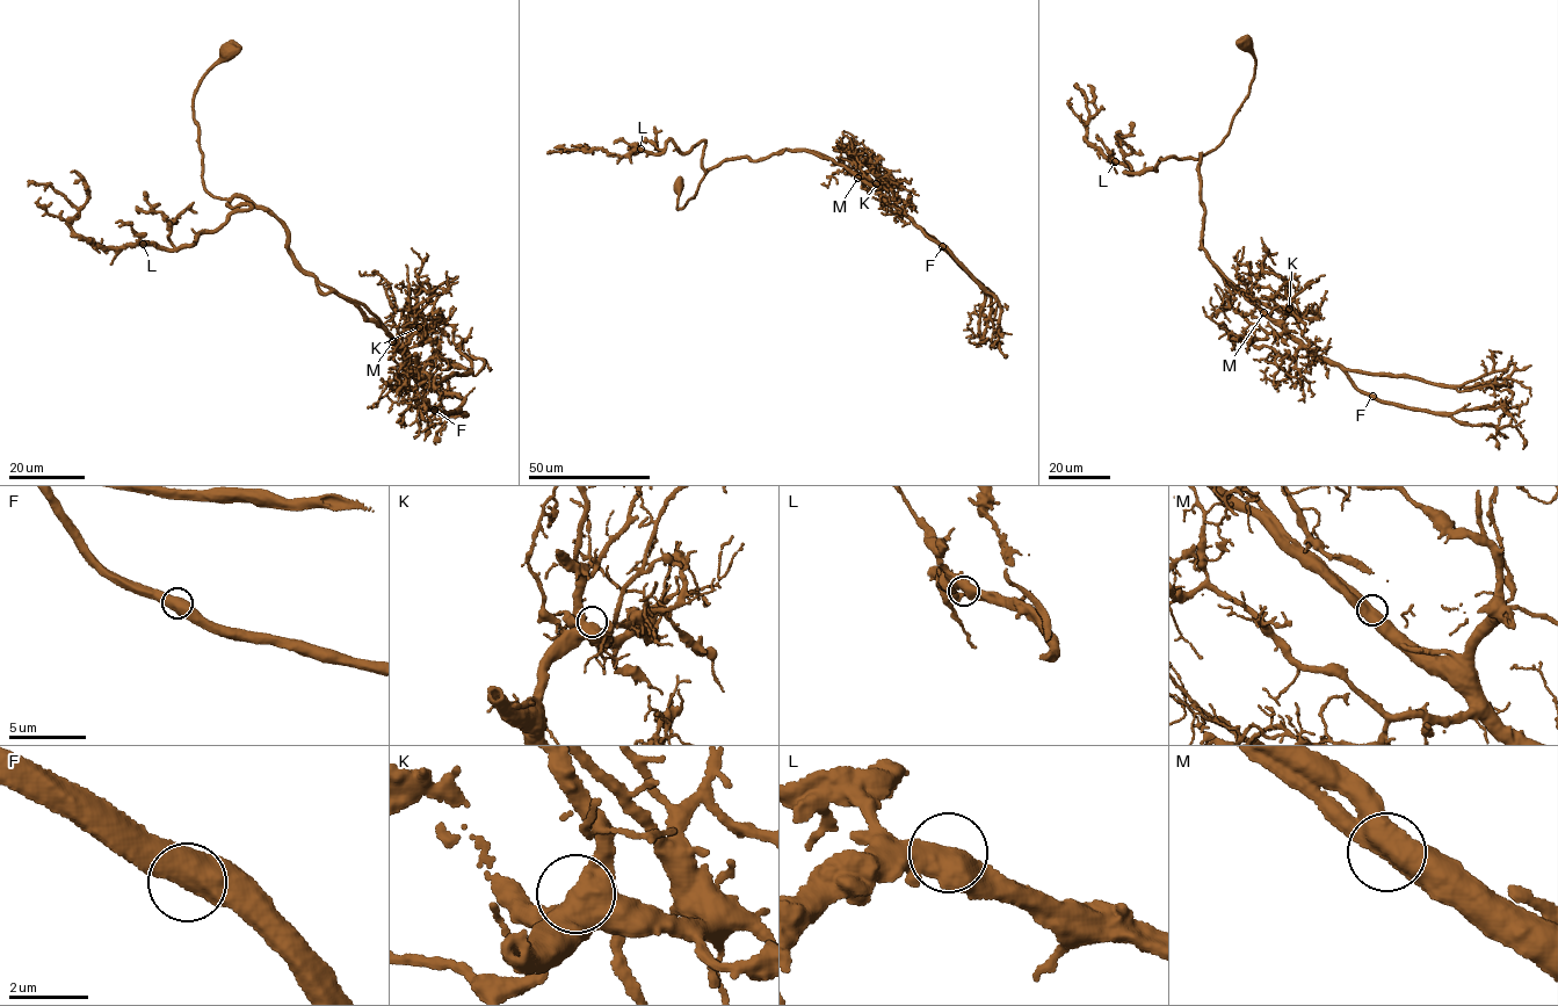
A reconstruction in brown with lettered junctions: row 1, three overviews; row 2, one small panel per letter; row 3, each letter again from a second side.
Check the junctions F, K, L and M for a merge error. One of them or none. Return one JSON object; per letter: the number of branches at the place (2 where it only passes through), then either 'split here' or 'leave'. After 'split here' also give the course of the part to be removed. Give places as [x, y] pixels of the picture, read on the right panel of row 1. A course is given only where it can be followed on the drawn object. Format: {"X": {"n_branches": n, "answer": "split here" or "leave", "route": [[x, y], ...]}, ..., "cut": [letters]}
{"F": {"n_branches": 2, "answer": "leave"}, "K": {"n_branches": 2, "answer": "leave"}, "L": {"n_branches": 2, "answer": "leave"}, "M": {"n_branches": 2, "answer": "leave"}, "cut": []}

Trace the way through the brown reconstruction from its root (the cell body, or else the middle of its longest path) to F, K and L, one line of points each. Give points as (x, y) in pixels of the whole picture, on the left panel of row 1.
F: (230, 51), (194, 96), (207, 192), (241, 196), (281, 223), (292, 260), (384, 326), (434, 410)
K: (230, 51), (194, 96), (207, 192), (266, 209), (284, 229), (292, 260), (353, 301), (399, 347), (419, 327)
L: (230, 51), (203, 77), (193, 117), (207, 192), (233, 208), (249, 207), (200, 232), (191, 245), (143, 244)

